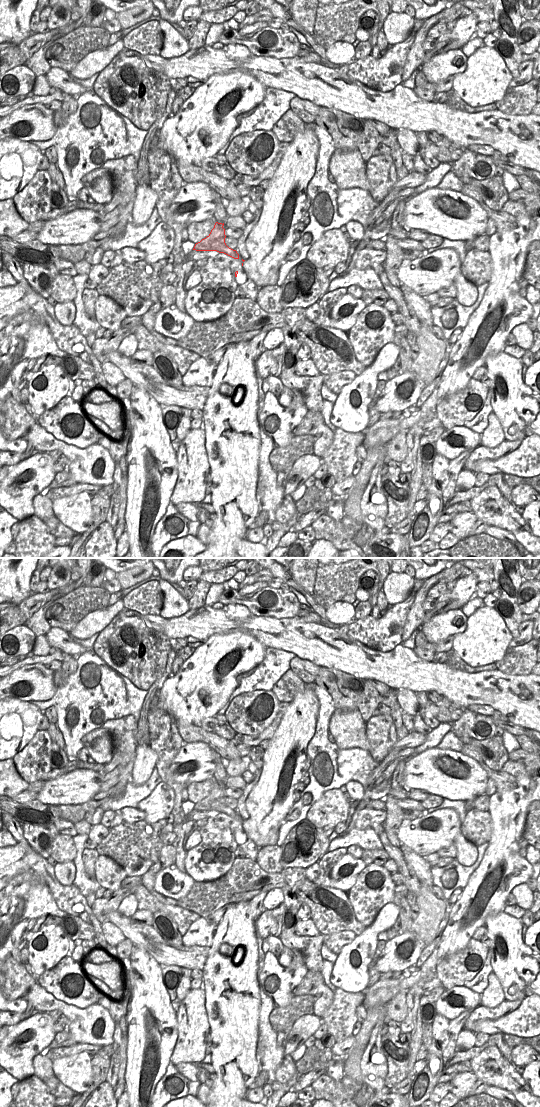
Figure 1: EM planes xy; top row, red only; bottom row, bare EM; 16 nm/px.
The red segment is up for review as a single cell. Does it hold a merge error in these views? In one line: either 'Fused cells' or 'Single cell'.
Single cell.

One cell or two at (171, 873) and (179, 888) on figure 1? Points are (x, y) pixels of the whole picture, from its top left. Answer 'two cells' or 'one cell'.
one cell

